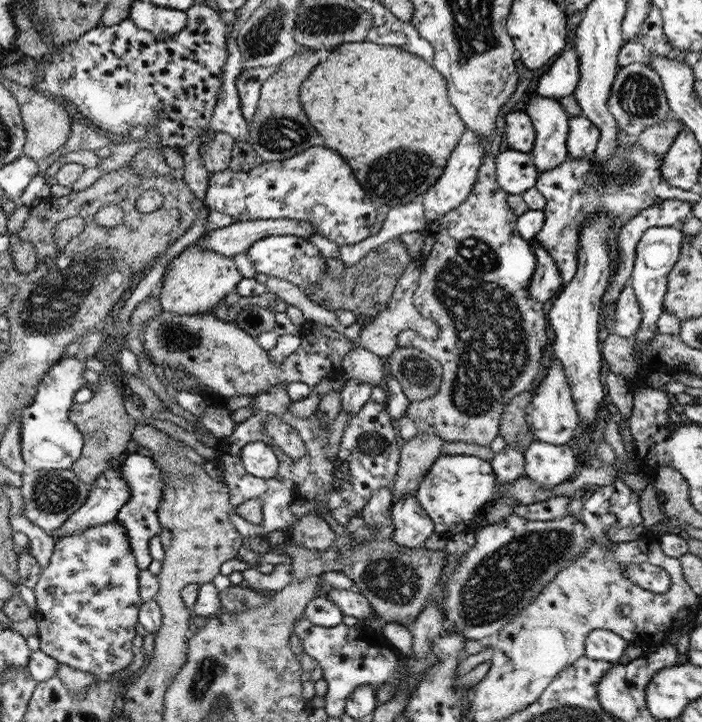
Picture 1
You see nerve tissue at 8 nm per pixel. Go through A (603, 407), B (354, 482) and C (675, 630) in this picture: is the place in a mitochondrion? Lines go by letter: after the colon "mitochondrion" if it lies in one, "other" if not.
A: other
B: other
C: other

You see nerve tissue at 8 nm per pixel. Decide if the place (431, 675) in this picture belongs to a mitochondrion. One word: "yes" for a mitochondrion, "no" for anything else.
yes

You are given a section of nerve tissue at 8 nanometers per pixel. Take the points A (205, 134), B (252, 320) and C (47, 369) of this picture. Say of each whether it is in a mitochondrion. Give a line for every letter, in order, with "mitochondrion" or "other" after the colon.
A: other
B: other
C: other

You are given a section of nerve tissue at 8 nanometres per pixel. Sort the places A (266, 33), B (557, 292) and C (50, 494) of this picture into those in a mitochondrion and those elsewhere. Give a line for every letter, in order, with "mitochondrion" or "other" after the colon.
A: mitochondrion
B: other
C: mitochondrion

